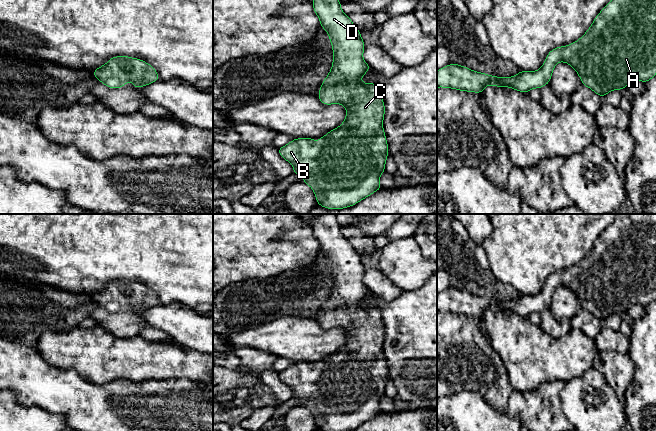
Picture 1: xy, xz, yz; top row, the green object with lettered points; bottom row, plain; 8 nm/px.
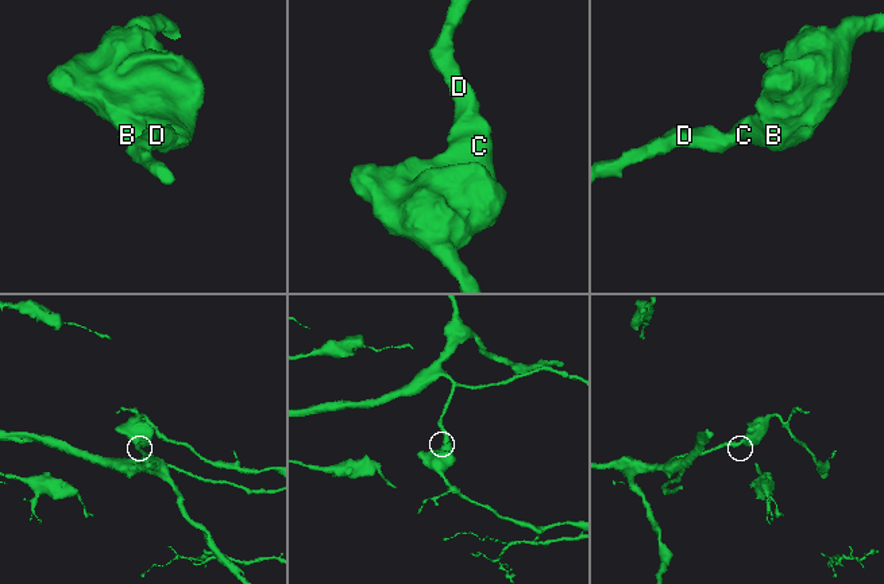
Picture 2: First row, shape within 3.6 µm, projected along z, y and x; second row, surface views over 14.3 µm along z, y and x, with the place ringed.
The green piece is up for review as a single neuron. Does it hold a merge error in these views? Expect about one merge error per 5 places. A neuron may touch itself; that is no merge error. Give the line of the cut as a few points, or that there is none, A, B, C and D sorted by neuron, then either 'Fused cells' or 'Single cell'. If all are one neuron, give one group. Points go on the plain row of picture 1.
No split. Groups: A B C D. Single cell

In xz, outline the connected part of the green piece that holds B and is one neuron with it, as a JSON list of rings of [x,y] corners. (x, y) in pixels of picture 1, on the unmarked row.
[[[319,214],[313,220],[312,229],[320,244],[320,251],[328,257],[333,274],[331,294],[323,304],[317,320],[324,329],[344,329],[346,341],[339,351],[322,360],[317,367],[314,362],[295,362],[285,370],[278,372],[278,377],[292,388],[293,398],[304,401],[303,407],[313,413],[317,429],[322,431],[351,431],[382,413],[379,403],[385,396],[385,387],[389,377],[383,352],[385,329],[378,308],[361,306],[362,300],[371,292],[363,283],[365,266],[361,262],[361,256],[350,241],[342,235],[336,214]]]

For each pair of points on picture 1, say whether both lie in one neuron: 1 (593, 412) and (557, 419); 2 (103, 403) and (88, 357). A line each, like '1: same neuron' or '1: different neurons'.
1: different neurons
2: different neurons

